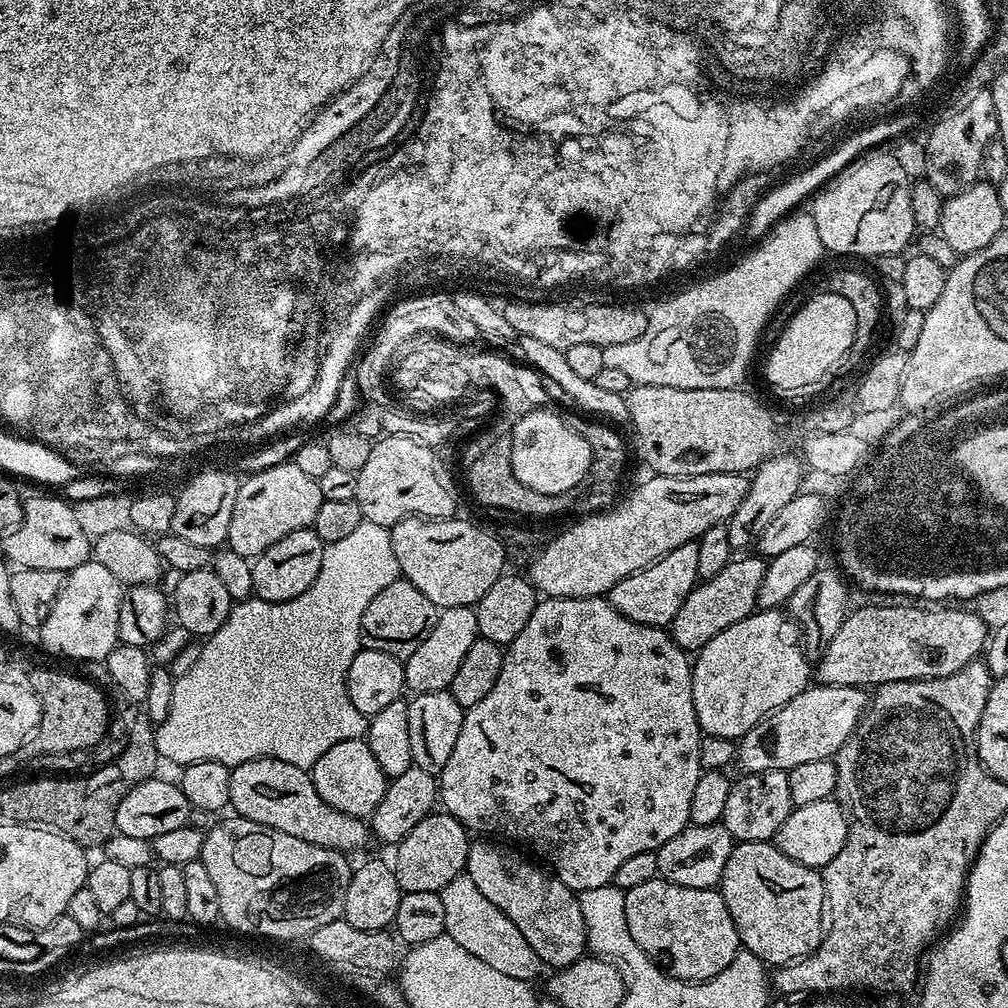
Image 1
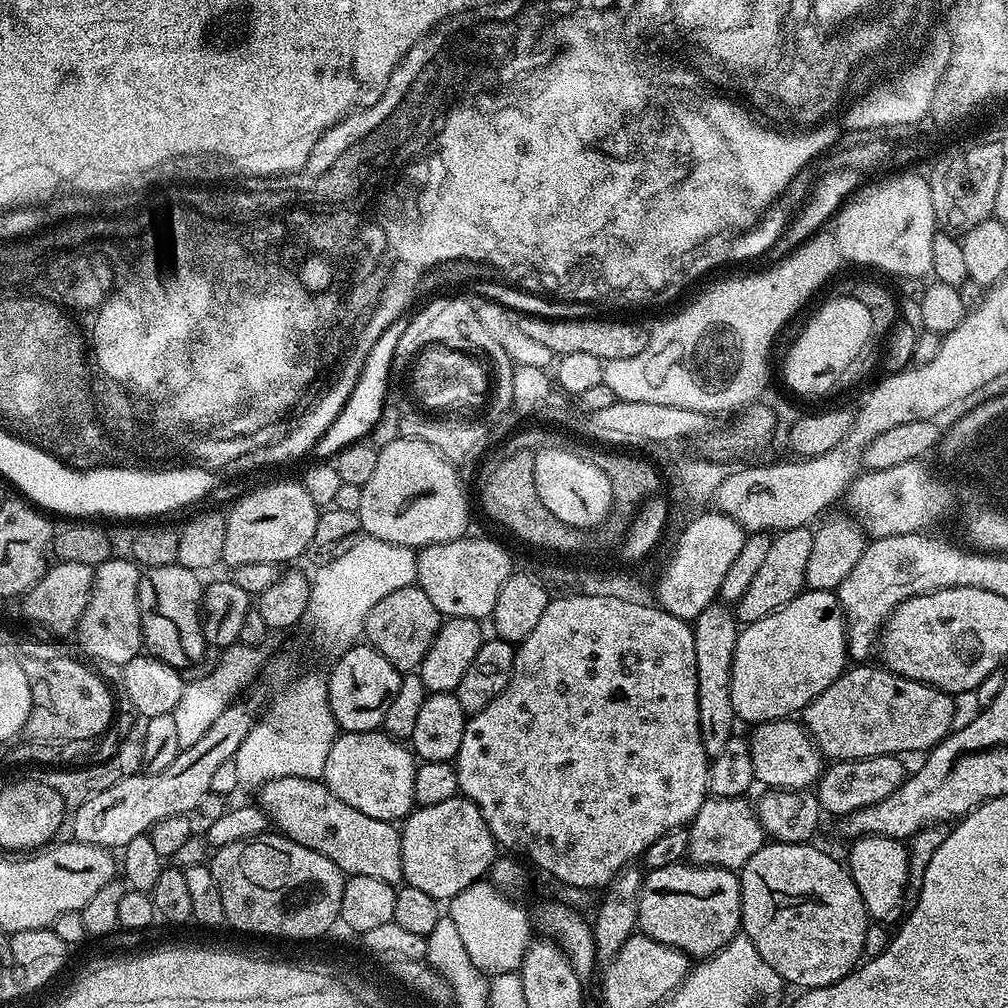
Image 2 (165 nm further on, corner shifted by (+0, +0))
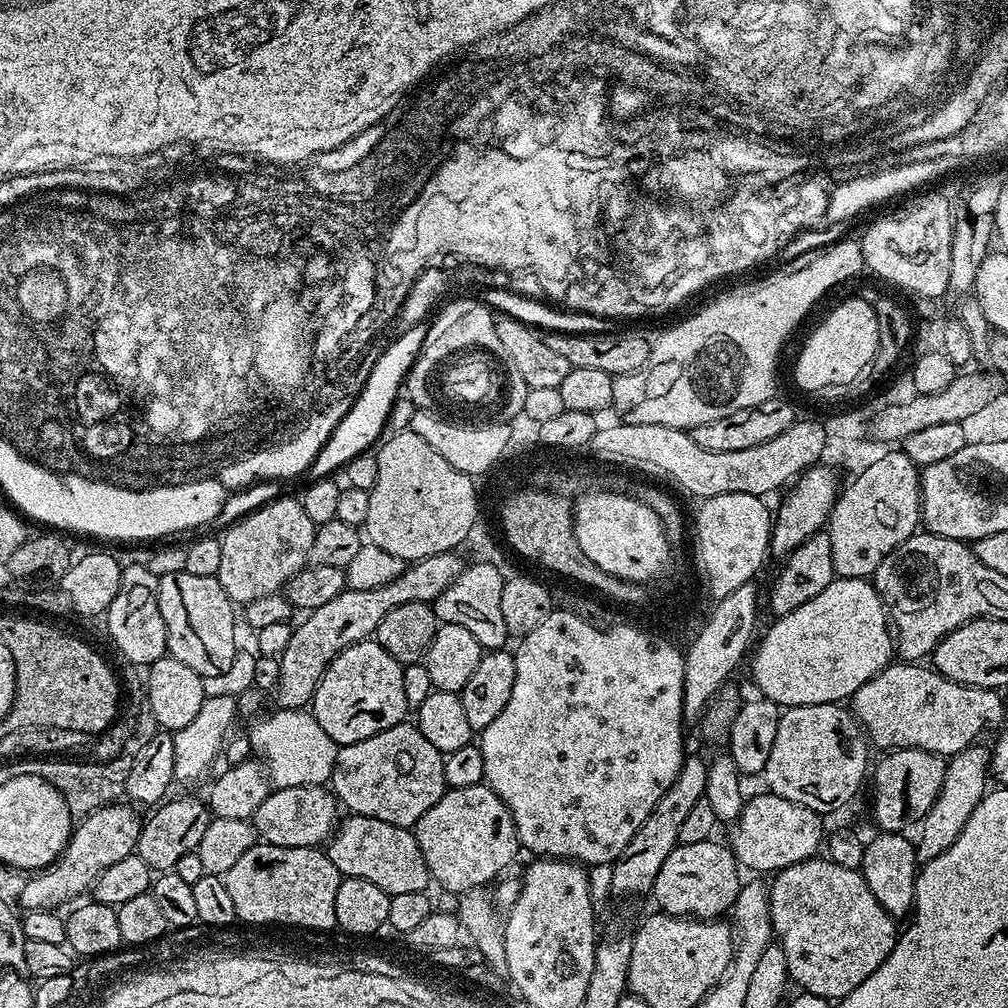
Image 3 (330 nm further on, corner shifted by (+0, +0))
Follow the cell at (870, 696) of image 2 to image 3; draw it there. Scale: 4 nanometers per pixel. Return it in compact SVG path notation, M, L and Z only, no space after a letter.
M892 662L883 668L878 675L870 678L870 682L863 684L854 695L850 697L850 711L861 728L864 735L880 750L895 750L897 748L917 748L930 750L934 754L951 758L962 750L977 743L987 728L995 729L1003 725L1004 700L999 691L994 688L975 688L948 680L931 667L920 662Z

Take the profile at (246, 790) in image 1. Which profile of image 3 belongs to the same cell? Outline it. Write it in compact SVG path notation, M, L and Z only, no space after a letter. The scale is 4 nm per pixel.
M348 814L345 817L337 823L336 831L326 844L330 862L338 866L341 877L366 878L366 882L374 882L374 886L381 888L388 897L423 892L429 887L426 858L422 858L422 850L412 828L394 826L369 816Z

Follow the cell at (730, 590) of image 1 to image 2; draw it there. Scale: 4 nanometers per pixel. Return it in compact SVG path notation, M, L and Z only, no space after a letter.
M791 528L785 532L777 532L772 536L770 551L766 554L762 566L754 582L750 582L750 590L735 605L734 616L741 625L758 622L758 618L766 618L766 614L774 614L786 602L790 602L806 588L806 564L810 562L810 546L813 529Z

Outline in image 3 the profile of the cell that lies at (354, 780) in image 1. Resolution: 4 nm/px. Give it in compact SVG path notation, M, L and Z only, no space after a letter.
M401 722L390 726L390 730L382 730L382 734L374 734L362 742L345 744L336 753L334 770L330 781L331 791L341 805L348 807L349 813L358 816L378 818L382 822L390 822L394 826L412 828L442 798L446 791L444 782L444 757L420 729L412 722Z

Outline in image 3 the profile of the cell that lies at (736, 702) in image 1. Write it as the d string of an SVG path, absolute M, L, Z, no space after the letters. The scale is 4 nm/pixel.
M842 576L832 580L830 586L826 586L826 590L822 590L822 594L814 594L814 598L810 598L810 602L802 602L802 606L798 606L798 610L790 610L790 614L777 616L771 622L773 624L769 626L768 633L761 638L760 645L758 645L758 640L754 648L756 657L752 660L752 680L756 683L757 690L760 691L757 693L763 699L772 700L774 703L779 704L781 709L847 701L863 684L870 682L870 678L874 678L883 668L888 667L894 656L894 632L890 627L888 609L885 608L882 598L876 592L875 583L868 578L859 580L858 578Z

